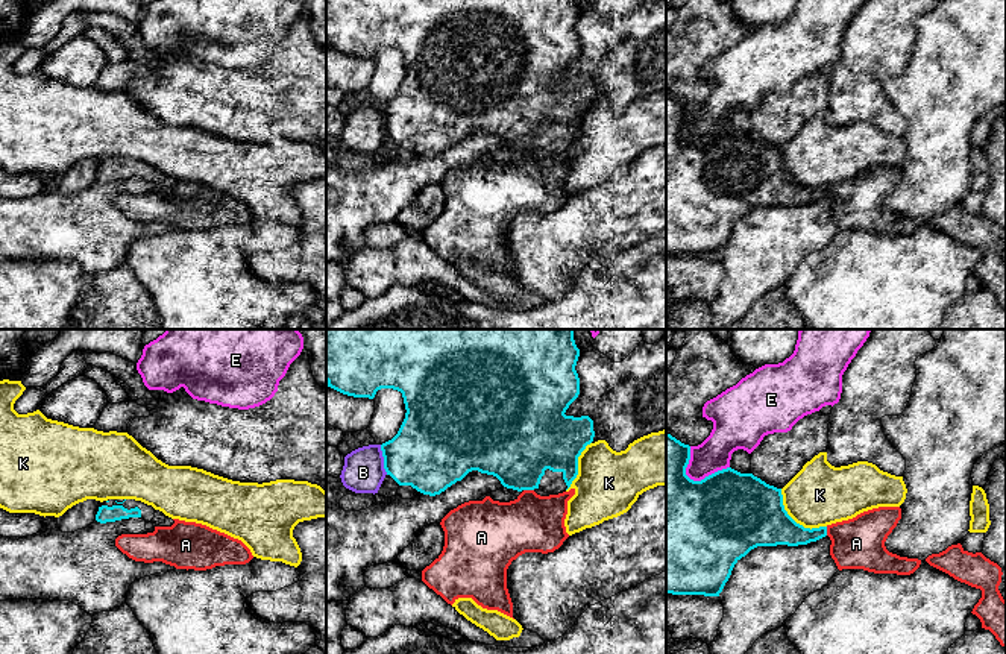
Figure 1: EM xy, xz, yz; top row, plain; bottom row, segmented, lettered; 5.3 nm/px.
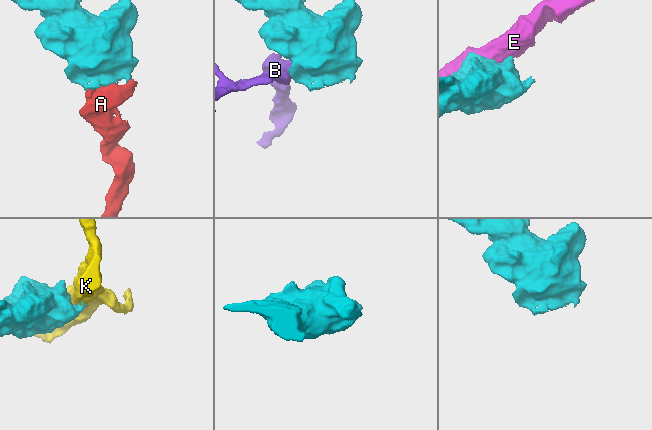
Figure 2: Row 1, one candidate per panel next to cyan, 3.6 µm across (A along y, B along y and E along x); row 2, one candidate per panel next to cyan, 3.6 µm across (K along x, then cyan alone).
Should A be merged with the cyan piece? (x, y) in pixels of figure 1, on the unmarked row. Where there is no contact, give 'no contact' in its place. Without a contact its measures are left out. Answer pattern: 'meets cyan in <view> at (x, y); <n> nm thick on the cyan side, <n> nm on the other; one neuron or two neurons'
meets cyan in xz at (528, 149); 420 nm thick on the cyan side, 300 nm on the other; one neuron

